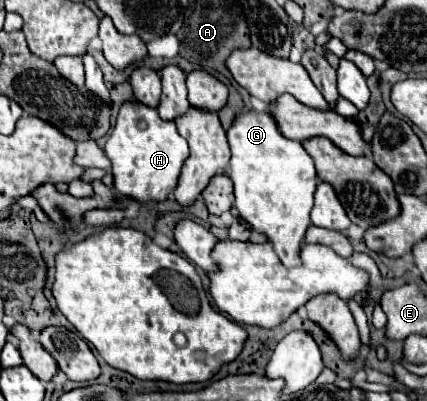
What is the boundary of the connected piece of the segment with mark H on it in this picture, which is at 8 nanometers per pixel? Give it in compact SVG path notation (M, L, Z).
M130 100L120 106L104 152L112 162L114 186L122 196L130 196L138 202L164 200L168 190L178 182L180 168L188 156L188 142L178 134L174 122L164 122L158 116L156 108Z

